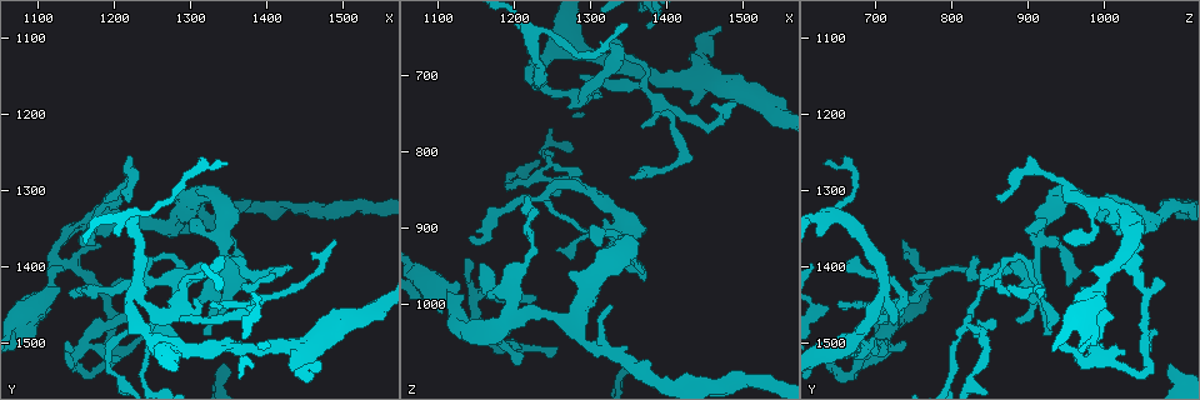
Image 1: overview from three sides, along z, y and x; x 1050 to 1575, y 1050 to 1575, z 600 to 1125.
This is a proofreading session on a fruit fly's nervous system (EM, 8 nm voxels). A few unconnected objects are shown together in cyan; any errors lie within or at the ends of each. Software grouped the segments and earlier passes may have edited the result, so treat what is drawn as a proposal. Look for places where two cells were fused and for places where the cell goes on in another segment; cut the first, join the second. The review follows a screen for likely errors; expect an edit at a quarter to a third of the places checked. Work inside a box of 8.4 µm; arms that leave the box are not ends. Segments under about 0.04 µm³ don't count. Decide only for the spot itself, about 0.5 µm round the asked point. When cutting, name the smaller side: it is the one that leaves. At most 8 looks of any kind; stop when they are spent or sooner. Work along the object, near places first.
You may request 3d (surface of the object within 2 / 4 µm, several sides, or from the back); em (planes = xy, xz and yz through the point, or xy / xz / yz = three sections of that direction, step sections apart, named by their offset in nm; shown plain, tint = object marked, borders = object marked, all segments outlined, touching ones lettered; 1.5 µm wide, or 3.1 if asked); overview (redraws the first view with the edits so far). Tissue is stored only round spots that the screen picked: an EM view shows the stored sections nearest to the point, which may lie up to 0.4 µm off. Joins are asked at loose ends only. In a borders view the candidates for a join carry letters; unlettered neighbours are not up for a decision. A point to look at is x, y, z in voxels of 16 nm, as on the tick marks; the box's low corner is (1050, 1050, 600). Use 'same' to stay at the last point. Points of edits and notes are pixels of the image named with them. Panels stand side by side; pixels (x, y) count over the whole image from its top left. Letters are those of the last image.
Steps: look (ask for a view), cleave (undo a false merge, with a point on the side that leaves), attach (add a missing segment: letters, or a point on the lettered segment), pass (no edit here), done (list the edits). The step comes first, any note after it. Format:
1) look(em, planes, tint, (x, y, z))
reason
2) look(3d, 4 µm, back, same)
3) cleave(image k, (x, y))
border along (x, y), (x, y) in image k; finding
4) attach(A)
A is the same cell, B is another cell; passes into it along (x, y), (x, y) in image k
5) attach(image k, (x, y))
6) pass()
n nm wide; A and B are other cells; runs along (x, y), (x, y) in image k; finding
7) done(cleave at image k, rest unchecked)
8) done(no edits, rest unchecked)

look(em, planes, borders, (1330, 1305, 995))
tapers out

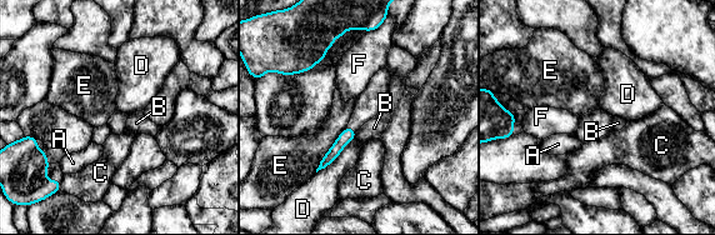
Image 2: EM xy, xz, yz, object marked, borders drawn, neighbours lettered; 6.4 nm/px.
pass()
80 nm wide; A, B, C, D, E and F are other cells; runs along (351, 133), (323, 164) in image 2; none of them fits

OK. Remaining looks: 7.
look(3d, 4 µm, (1220, 1440, 710))

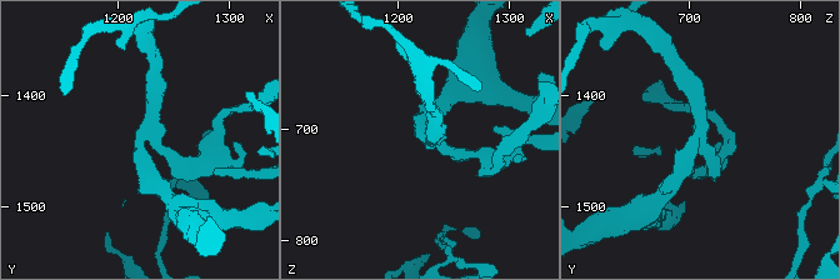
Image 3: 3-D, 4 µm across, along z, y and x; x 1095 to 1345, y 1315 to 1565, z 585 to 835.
look(em, xz, step 4, borders, (1222, 1444, 708))
3 arms; arms of 190, 240, 240 nm

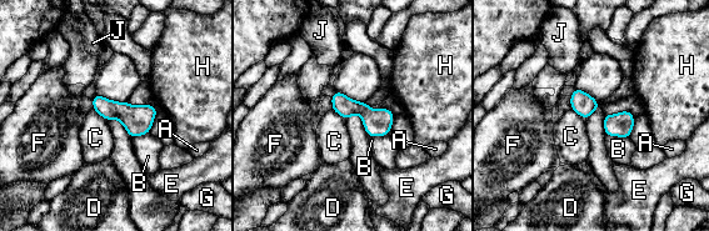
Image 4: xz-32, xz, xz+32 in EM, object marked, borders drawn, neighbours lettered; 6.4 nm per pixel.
pass()
A, B, C, D, E, F, G, H and J are other cells; border along (93, 109), (108, 120) in image 4; continuous, no second cell

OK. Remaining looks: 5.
look(3d, 4 µm, (1195, 1530, 840))
a narrow waist

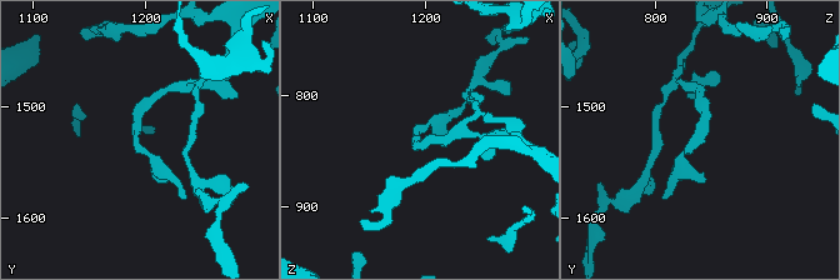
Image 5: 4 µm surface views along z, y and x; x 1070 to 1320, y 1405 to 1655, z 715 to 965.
look(em, planes, borders, (1192, 1532, 838))
need the tissue

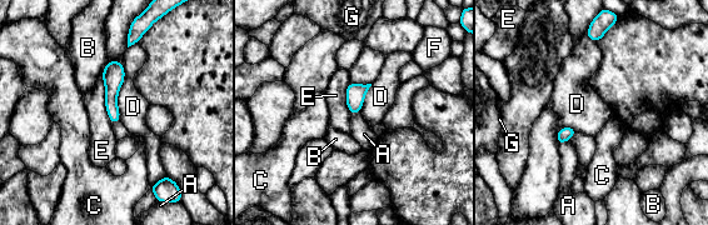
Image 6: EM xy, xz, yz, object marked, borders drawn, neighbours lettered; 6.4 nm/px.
pass()
100 nm wide; A, B, C, D, E, F and G are other cells; border along (123, 61), (119, 120) in image 6; one cell here

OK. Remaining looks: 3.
done(no edits, rest unchecked)

